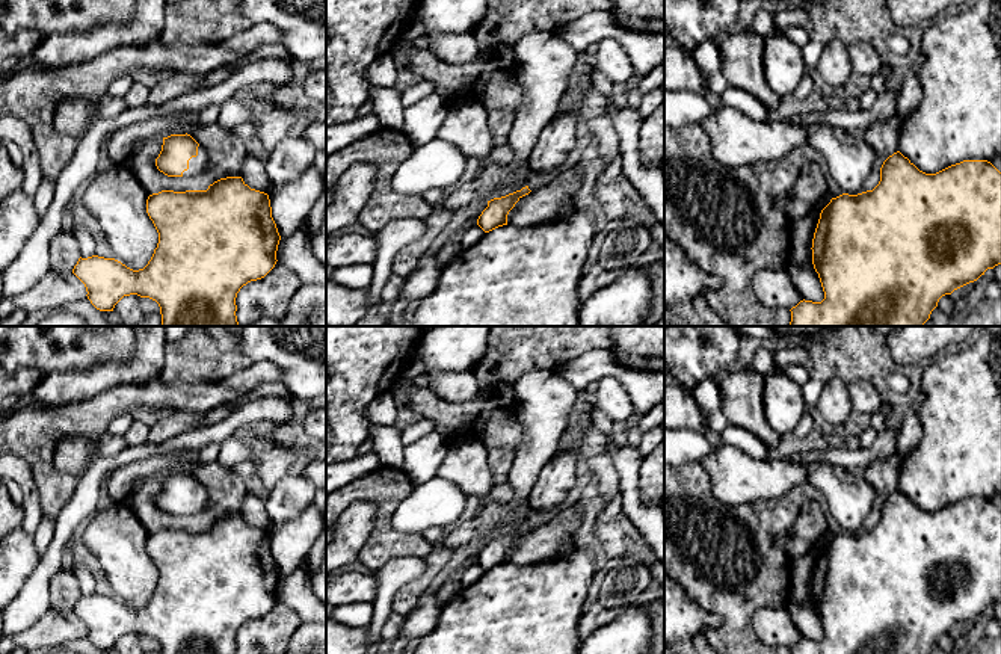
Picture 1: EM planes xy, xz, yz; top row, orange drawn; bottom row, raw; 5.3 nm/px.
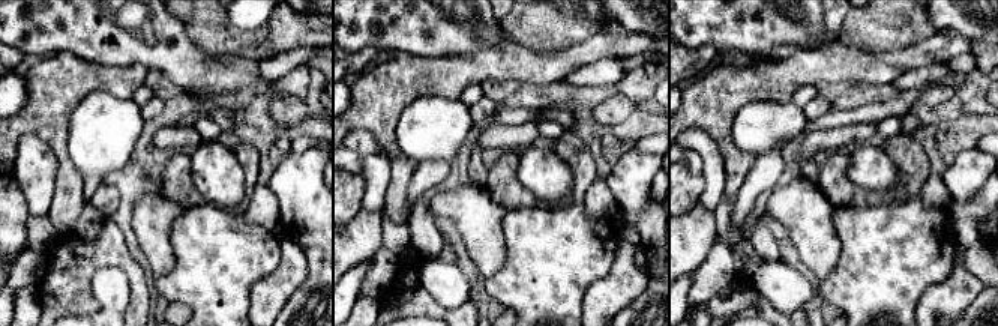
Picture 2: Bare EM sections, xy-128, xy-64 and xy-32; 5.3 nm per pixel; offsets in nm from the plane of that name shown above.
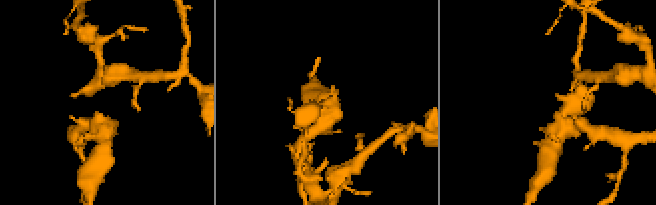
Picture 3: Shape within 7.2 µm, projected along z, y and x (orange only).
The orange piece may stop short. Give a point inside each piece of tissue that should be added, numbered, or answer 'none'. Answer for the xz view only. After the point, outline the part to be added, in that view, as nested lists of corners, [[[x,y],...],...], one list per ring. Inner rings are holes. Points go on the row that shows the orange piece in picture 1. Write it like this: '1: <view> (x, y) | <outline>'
1: xz (557, 138) | [[[583,103],[548,122],[537,136],[537,142],[530,154],[528,189],[536,190],[541,178],[560,168],[572,148],[580,142],[577,137],[577,119],[581,115]]]

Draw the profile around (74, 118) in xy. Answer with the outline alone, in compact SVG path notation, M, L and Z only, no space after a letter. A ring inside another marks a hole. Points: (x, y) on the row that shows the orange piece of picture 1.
M109 94L98 101L66 100L57 106L54 128L63 136L80 140L97 122L116 119L125 109L124 98Z

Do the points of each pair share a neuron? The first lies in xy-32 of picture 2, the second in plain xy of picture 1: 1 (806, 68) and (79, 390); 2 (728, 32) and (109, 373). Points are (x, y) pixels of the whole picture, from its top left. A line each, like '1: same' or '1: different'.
1: different
2: different

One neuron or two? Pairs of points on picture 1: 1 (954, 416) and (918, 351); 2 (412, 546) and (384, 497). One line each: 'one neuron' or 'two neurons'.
1: two neurons
2: one neuron

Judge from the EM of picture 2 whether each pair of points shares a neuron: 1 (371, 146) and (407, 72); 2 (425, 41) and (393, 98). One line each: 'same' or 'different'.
1: different
2: different

